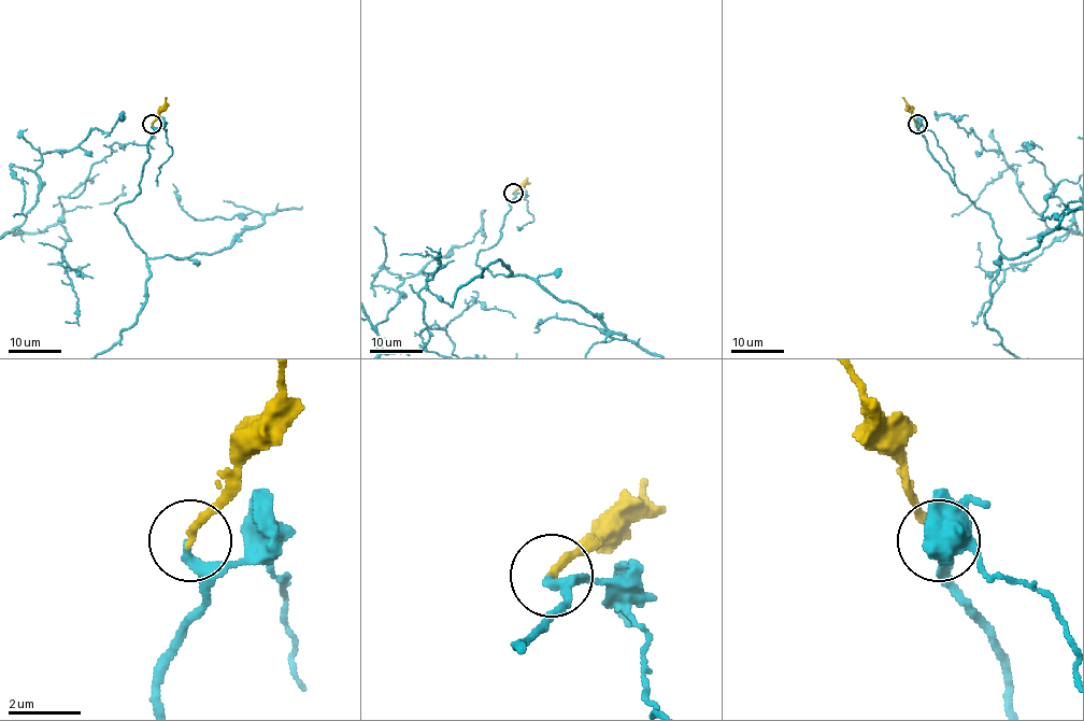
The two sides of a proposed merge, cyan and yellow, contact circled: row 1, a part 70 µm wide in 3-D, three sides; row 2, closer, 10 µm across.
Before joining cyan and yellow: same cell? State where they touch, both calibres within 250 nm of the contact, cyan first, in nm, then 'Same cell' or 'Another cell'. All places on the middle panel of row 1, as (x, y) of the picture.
Place: (513, 193). Thickness 200 nm (cyan) against 220 nm. Same cell

